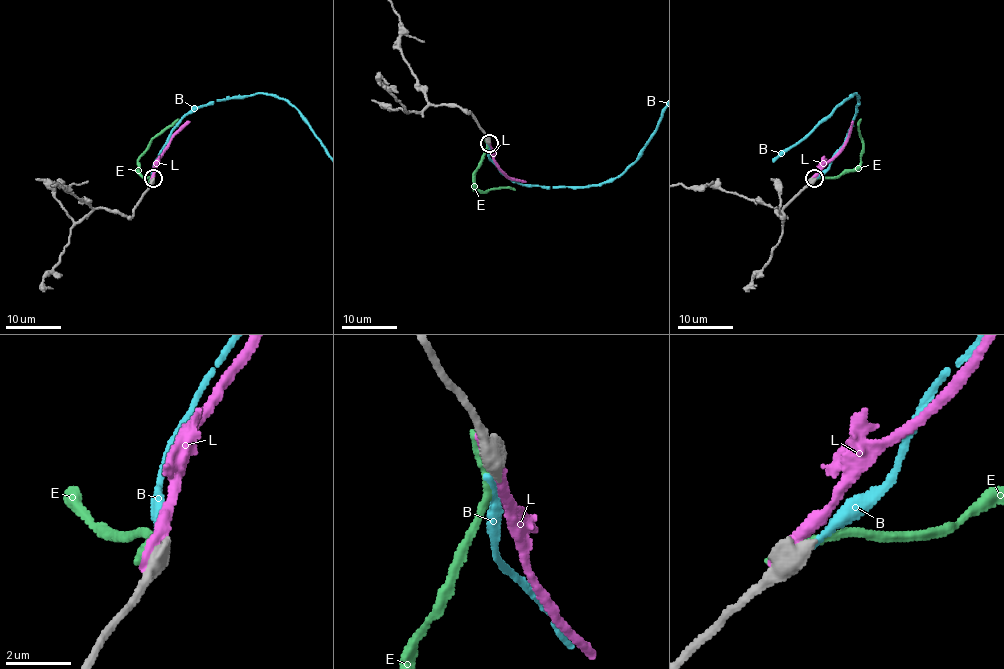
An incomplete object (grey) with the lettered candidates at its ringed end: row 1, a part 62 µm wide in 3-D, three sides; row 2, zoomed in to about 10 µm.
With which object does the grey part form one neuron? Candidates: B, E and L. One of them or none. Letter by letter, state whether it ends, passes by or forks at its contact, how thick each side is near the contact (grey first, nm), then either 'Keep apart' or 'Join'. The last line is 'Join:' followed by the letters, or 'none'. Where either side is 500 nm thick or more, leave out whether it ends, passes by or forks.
B: Thickness 550 nm (grey) against 200 nm. Keep apart
E: Thickness 700 nm (grey) against 300 nm. Keep apart
L: Thickness 700 nm (grey) against 420 nm. Keep apart
Join: none

